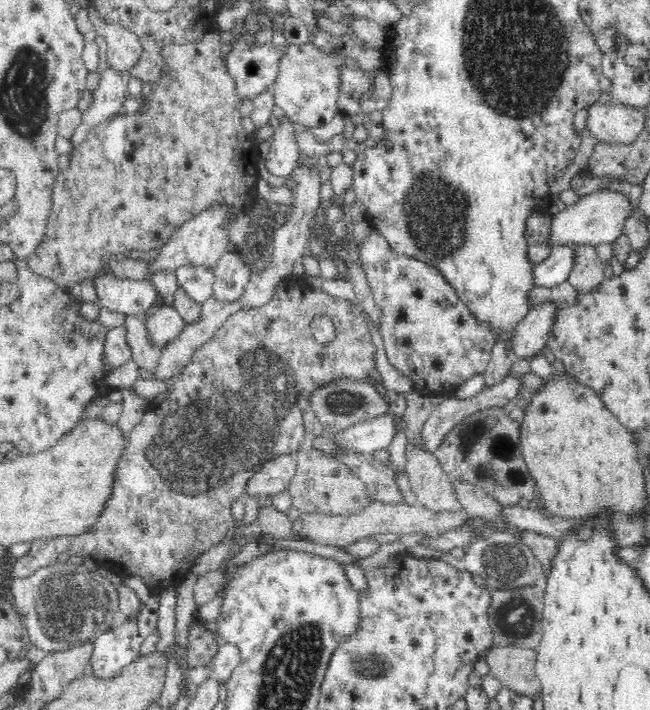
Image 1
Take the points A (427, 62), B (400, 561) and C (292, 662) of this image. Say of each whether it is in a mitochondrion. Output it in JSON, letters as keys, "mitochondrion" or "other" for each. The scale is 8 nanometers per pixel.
{"A":"other","B":"other","C":"mitochondrion"}

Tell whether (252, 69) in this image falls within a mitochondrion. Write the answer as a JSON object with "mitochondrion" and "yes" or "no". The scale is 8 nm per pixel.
{"mitochondrion":"no"}

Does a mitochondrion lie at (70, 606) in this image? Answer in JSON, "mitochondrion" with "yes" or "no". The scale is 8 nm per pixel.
{"mitochondrion":"yes"}

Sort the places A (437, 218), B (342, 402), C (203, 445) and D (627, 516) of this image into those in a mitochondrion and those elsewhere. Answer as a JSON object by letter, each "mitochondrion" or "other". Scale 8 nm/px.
{"A":"mitochondrion","B":"mitochondrion","C":"mitochondrion","D":"other"}

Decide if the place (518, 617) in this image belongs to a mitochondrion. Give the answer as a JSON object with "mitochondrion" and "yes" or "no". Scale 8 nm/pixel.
{"mitochondrion":"yes"}

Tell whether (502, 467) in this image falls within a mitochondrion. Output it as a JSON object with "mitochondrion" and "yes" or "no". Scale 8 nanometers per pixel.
{"mitochondrion":"yes"}

